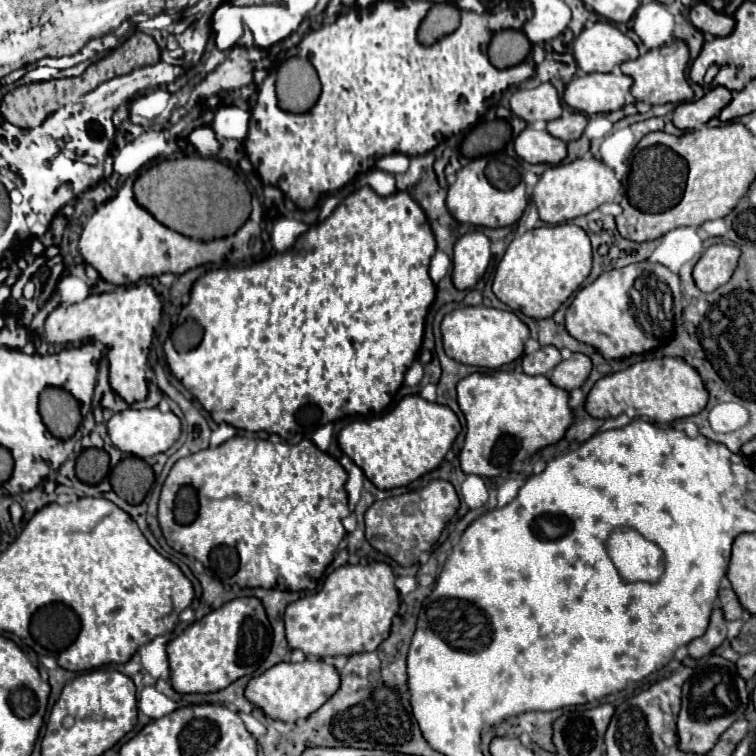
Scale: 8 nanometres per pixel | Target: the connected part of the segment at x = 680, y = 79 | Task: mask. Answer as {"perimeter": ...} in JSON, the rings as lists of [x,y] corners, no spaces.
{"perimeter":[[[674,39],[670,49],[650,49],[646,55],[640,55],[634,61],[622,63],[622,73],[634,79],[632,95],[636,101],[650,103],[650,105],[664,105],[664,103],[682,103],[694,97],[694,91],[686,79],[686,67],[690,61],[688,45],[684,41]]]}

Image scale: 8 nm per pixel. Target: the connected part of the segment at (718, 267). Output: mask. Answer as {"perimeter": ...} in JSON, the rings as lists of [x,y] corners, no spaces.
{"perimeter":[[[710,245],[704,255],[700,257],[700,261],[694,267],[694,281],[696,285],[704,291],[710,293],[714,289],[718,289],[720,285],[724,285],[740,259],[740,249],[734,245]]]}

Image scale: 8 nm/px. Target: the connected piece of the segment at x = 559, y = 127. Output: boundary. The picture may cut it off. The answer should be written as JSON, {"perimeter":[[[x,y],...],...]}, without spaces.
{"perimeter":[[[565,106],[561,117],[548,121],[548,131],[562,141],[574,141],[574,139],[580,139],[586,125],[588,125],[588,117],[584,113],[572,111]]]}

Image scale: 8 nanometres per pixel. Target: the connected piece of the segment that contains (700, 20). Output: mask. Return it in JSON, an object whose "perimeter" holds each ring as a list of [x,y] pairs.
{"perimeter":[[[702,1],[690,9],[690,21],[694,23],[696,29],[700,29],[708,35],[714,35],[714,37],[730,35],[736,25],[734,17],[730,17],[726,13],[718,13],[708,3],[702,3]]]}

